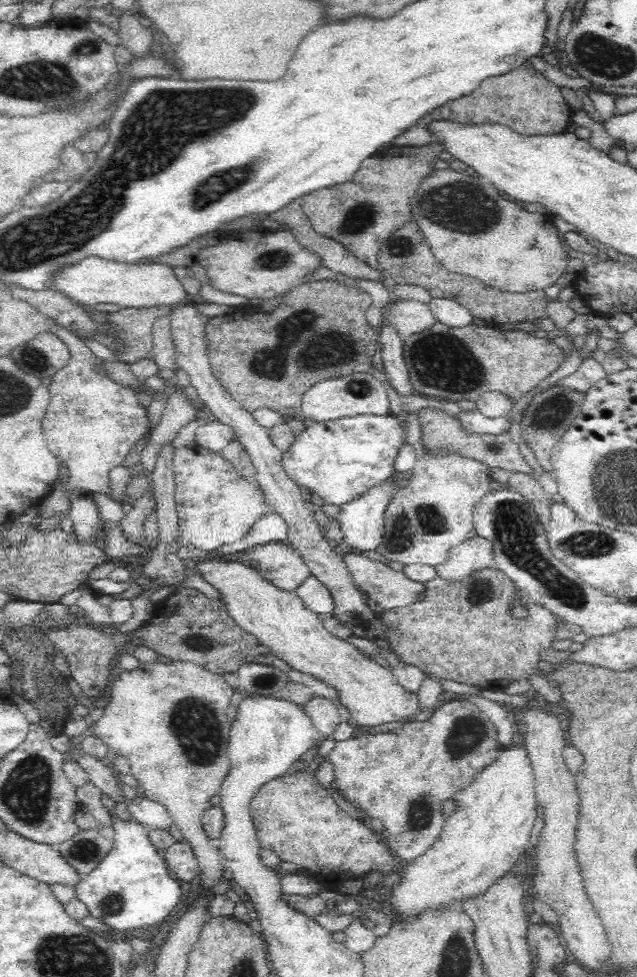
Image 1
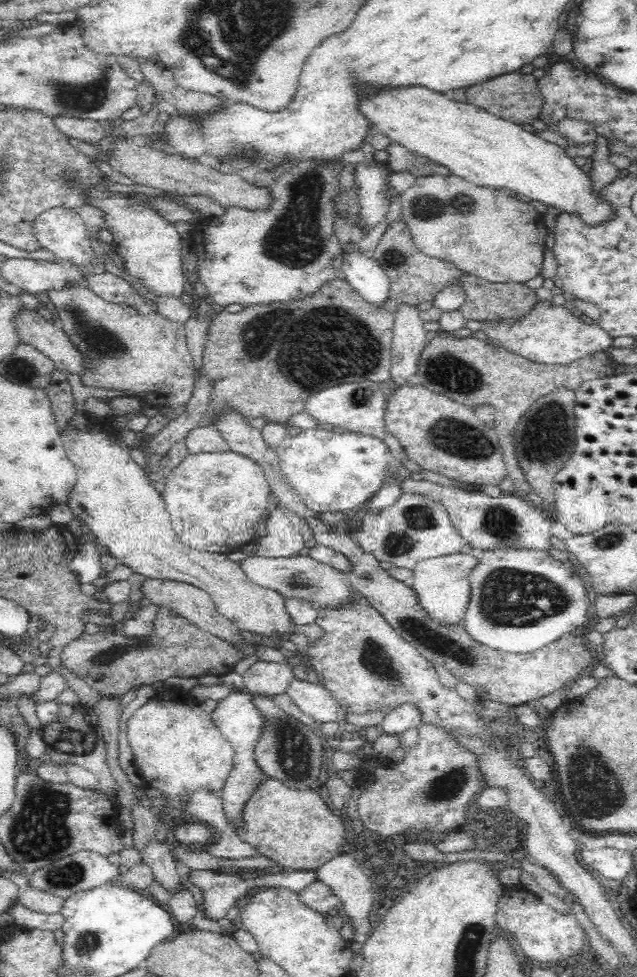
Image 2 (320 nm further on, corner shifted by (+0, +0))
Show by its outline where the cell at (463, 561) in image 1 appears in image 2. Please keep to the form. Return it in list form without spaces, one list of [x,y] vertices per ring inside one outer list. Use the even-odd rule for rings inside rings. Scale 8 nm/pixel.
[[[455,552],[449,555],[421,560],[412,570],[412,589],[416,591],[420,605],[430,617],[444,623],[460,623],[470,602],[470,574],[478,566],[476,553]]]

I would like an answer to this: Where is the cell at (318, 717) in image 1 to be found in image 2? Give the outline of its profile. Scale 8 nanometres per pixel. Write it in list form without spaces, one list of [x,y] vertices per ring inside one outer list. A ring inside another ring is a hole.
[[[294,676],[286,693],[292,697],[292,701],[304,714],[311,716],[320,724],[341,721],[342,713],[339,704],[322,682],[311,683]]]

